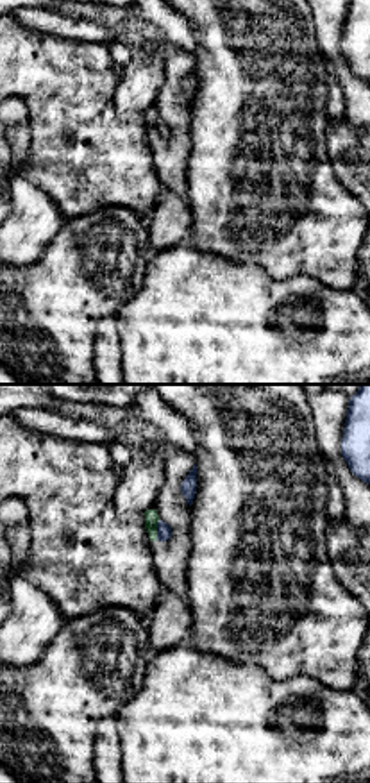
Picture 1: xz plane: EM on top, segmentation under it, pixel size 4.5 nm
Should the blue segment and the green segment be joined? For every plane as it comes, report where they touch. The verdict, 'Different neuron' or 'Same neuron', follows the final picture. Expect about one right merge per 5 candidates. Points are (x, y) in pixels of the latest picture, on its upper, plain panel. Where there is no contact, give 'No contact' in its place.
Touches blue at (158, 129)

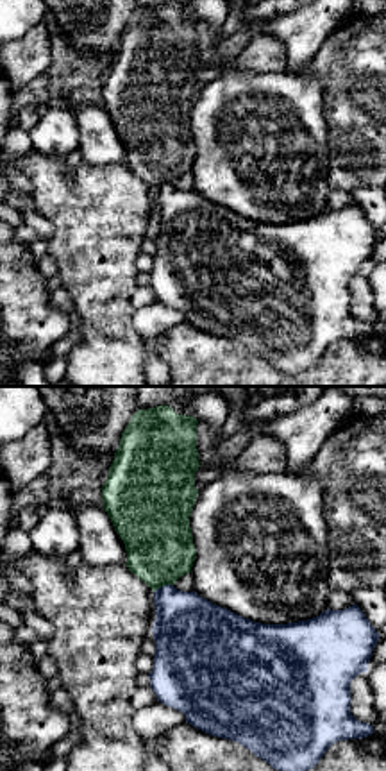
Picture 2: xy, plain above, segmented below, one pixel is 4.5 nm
Touches blue at (165, 185)

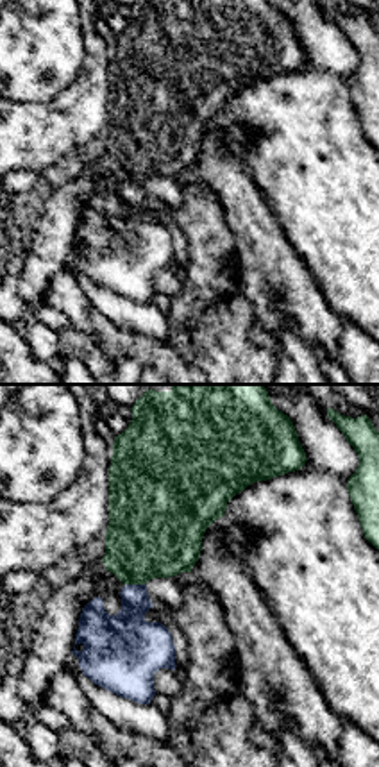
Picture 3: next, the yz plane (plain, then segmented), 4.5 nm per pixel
Touches blue at (136, 185)

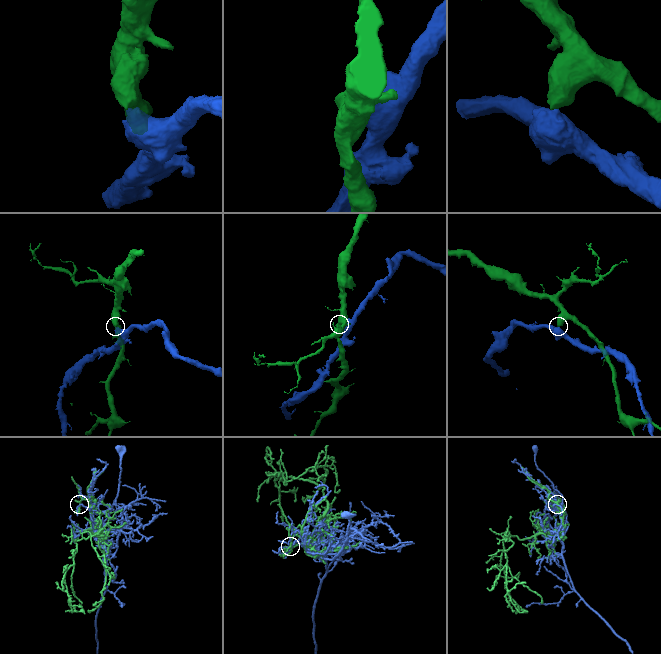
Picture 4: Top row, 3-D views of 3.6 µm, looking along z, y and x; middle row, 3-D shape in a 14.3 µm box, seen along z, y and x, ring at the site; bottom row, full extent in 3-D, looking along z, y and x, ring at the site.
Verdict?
Different neuron

